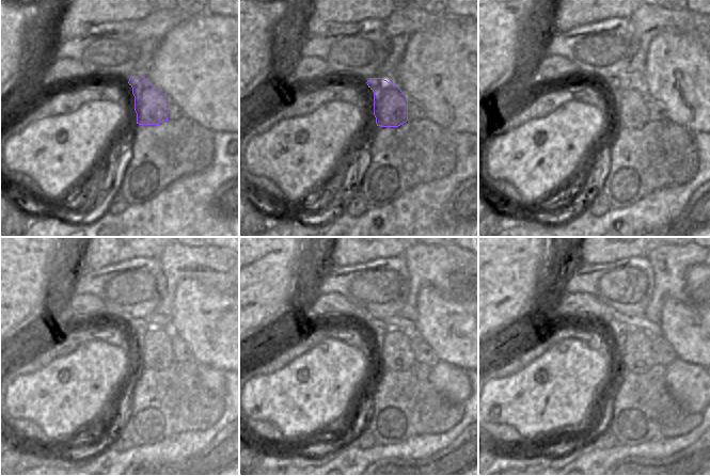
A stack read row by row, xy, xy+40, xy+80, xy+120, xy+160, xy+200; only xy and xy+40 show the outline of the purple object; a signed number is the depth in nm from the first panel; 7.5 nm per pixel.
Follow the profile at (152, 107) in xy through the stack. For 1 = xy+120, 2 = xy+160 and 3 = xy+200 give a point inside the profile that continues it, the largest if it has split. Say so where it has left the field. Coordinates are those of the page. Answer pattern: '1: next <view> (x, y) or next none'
1: next xy+120 (155, 351)
2: next xy+160 (394, 347)
3: next xy+200 (634, 346)

